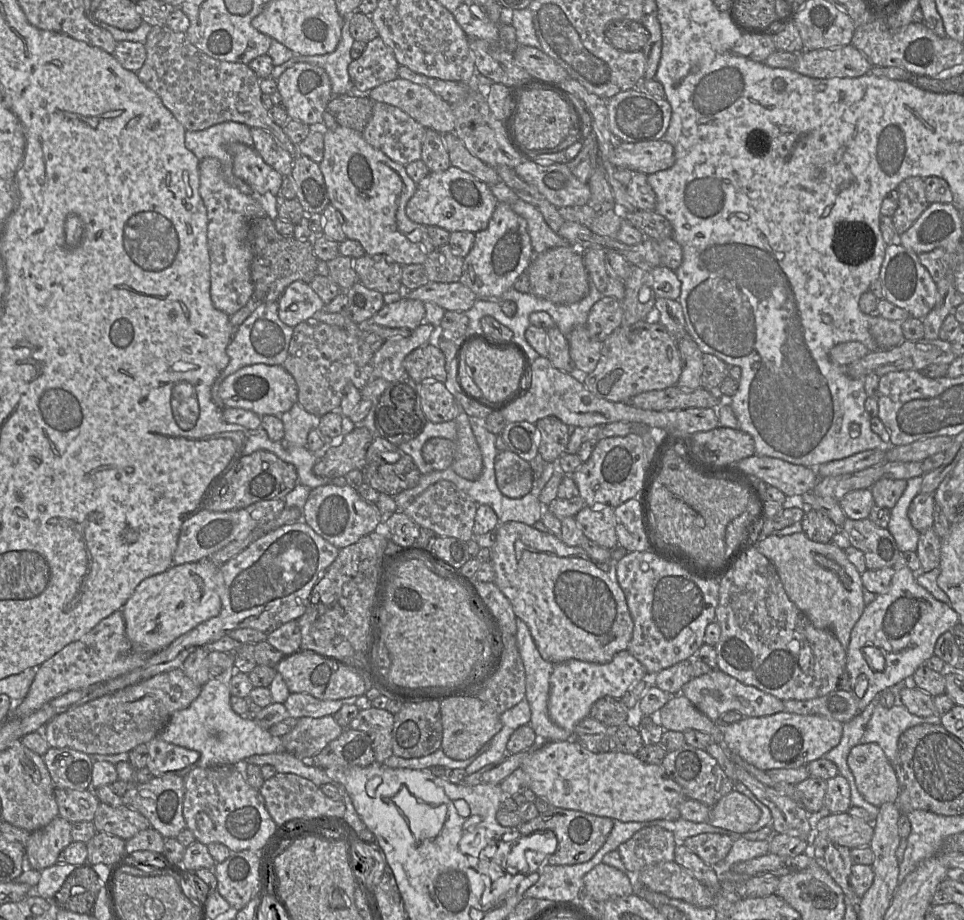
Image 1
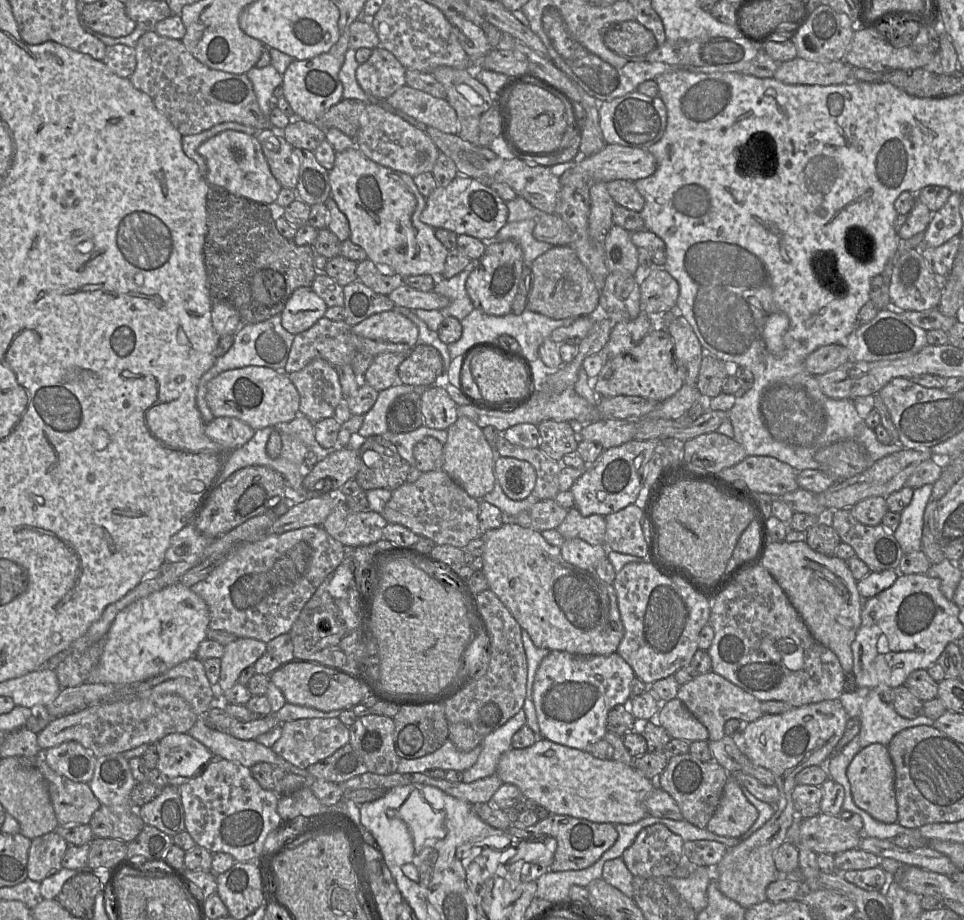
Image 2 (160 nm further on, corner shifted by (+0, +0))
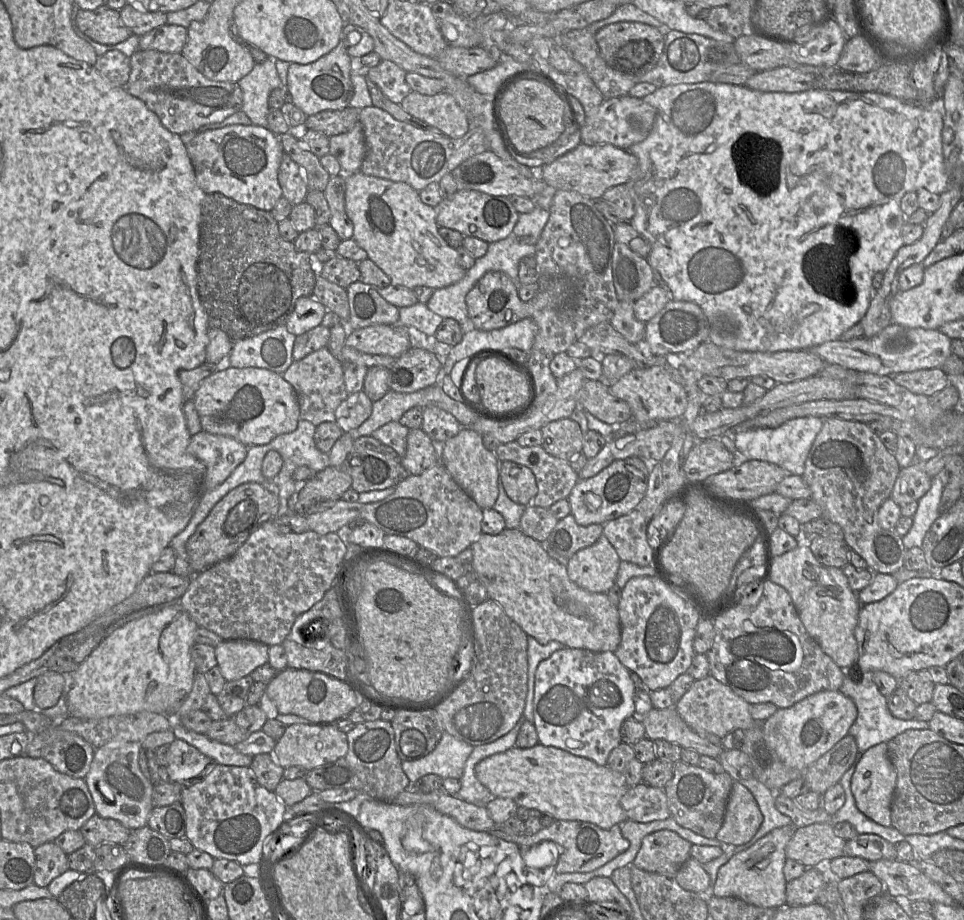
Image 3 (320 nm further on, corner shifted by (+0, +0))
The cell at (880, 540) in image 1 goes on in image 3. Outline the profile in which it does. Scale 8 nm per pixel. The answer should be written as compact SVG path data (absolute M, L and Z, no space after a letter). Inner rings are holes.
M839 418L824 419L805 461L802 478L811 491L811 499L821 508L821 518L840 526L846 545L865 560L873 573L892 575L903 567L906 549L901 537L894 531L884 530L877 521L878 509L890 497L899 470L893 453L883 446L866 423Z

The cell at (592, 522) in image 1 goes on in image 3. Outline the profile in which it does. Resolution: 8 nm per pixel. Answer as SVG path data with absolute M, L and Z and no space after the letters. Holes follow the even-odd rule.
M572 514L558 521L546 542L559 555L569 559L580 549L593 545L603 533L603 525L578 525Z

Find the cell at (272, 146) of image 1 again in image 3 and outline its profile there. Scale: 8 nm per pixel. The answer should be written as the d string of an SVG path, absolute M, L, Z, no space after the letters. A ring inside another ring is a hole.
M283 154L279 169L278 182L282 189L282 196L292 205L305 201L308 188L302 169L288 155Z

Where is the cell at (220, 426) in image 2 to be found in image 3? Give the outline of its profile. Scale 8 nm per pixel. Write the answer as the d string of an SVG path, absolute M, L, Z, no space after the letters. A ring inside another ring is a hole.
M204 430L191 435L187 451L206 466L203 492L223 483L244 461L248 447L238 440Z

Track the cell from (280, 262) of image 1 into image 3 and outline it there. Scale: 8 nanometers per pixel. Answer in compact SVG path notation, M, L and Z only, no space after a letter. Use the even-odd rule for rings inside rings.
M221 193L206 194L202 204L202 214L200 218L197 289L202 305L208 316L208 329L209 327L221 329L226 333L229 339L235 343L275 329L280 325L285 325L287 319L295 308L297 300L301 297L313 297L316 279L320 276L320 265L321 264L316 264L315 262L315 253L298 251L296 250L293 242L286 241L280 236L278 220L275 218L273 212L236 202Z

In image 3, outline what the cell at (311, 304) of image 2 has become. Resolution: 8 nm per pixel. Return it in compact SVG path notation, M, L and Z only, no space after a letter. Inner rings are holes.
M301 297L297 300L285 326L291 334L301 335L322 325L323 317L327 311L327 308L314 297Z

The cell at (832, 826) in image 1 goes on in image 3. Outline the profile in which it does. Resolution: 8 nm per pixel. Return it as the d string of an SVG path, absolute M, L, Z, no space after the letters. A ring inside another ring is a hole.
M815 823L797 828L786 845L785 856L806 868L823 868L826 863L843 856L844 839L834 832L834 825Z

